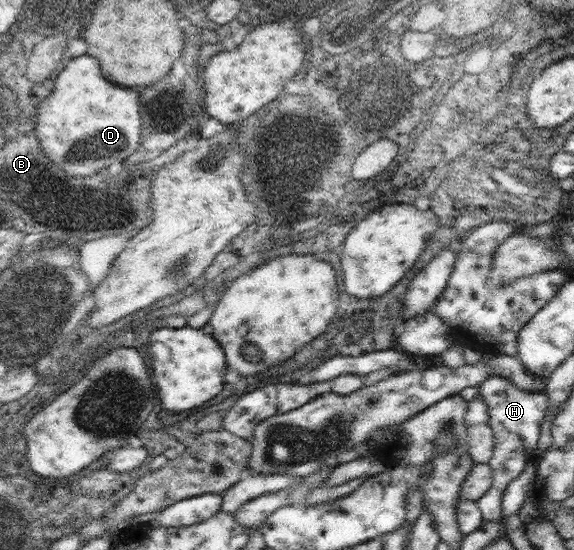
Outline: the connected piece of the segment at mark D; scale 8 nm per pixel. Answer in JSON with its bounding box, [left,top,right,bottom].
[35,55,140,177]

